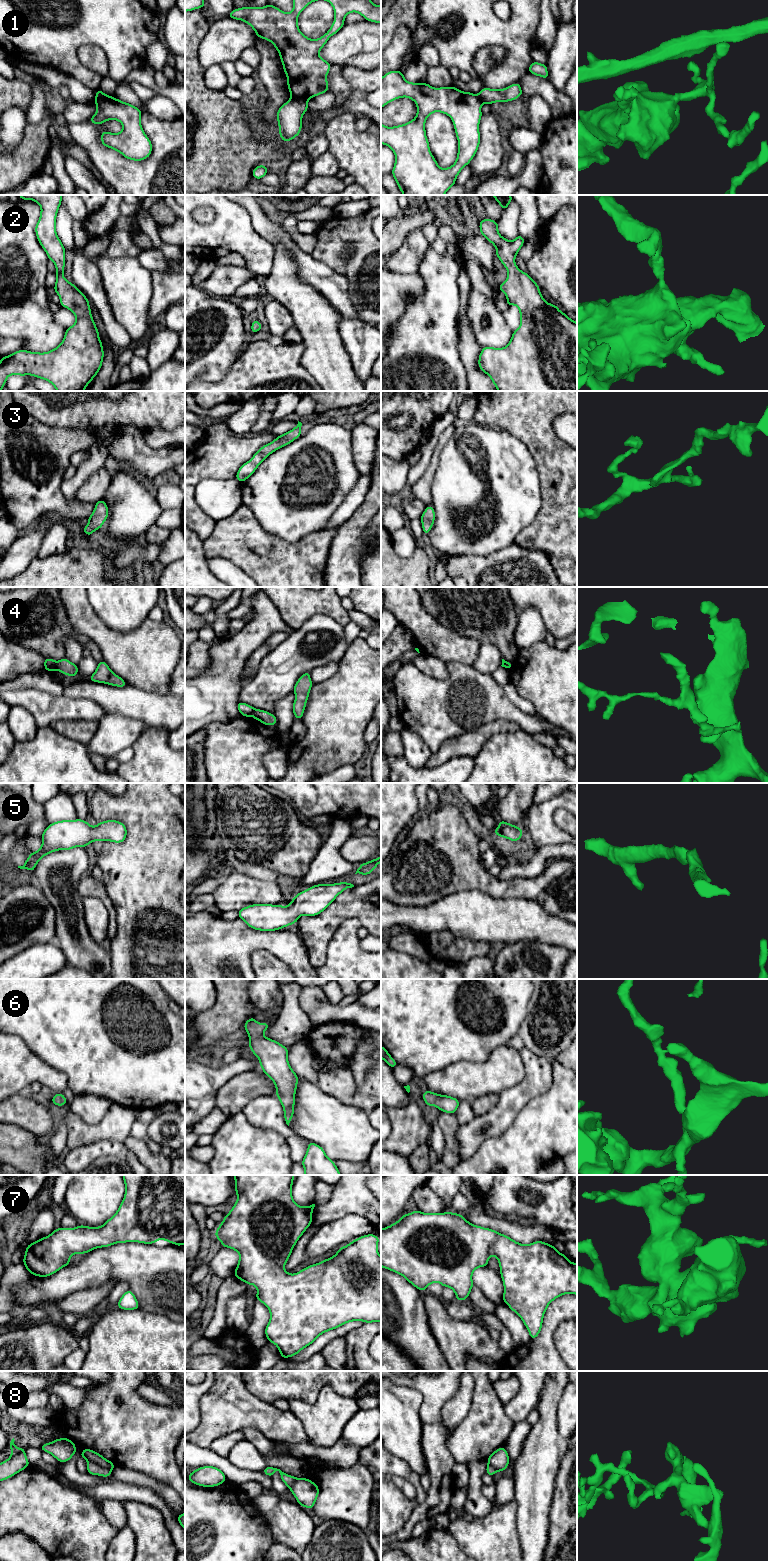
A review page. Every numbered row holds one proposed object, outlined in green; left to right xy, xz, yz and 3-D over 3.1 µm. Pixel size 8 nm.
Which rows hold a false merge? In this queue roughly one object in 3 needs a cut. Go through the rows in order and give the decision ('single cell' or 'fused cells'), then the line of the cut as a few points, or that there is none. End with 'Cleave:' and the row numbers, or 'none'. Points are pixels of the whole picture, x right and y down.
1: fused cells; cut in xz along (292, 96), (307, 100)
2: single cell; no cut
3: single cell; no cut
4: fused cells; cut in xy along (57, 662), (55, 668)
5: single cell; no cut
6: single cell; no cut
7: single cell; no cut
8: fused cells; cut in xy along (82, 1451), (90, 1460), (110, 1470)
Cleave: 1, 4, 8

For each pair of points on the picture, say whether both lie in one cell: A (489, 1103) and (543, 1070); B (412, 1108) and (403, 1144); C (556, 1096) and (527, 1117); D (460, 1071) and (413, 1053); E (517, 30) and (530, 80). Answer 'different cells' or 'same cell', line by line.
A: different cells
B: same cell
C: same cell
D: different cells
E: different cells

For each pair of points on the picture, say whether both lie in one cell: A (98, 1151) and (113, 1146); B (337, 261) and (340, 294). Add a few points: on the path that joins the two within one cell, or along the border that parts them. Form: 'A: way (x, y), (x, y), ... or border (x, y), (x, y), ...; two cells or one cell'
A: way (102, 1148), (109, 1147); one cell
B: border (318, 260), (346, 277), (349, 294); two cells

